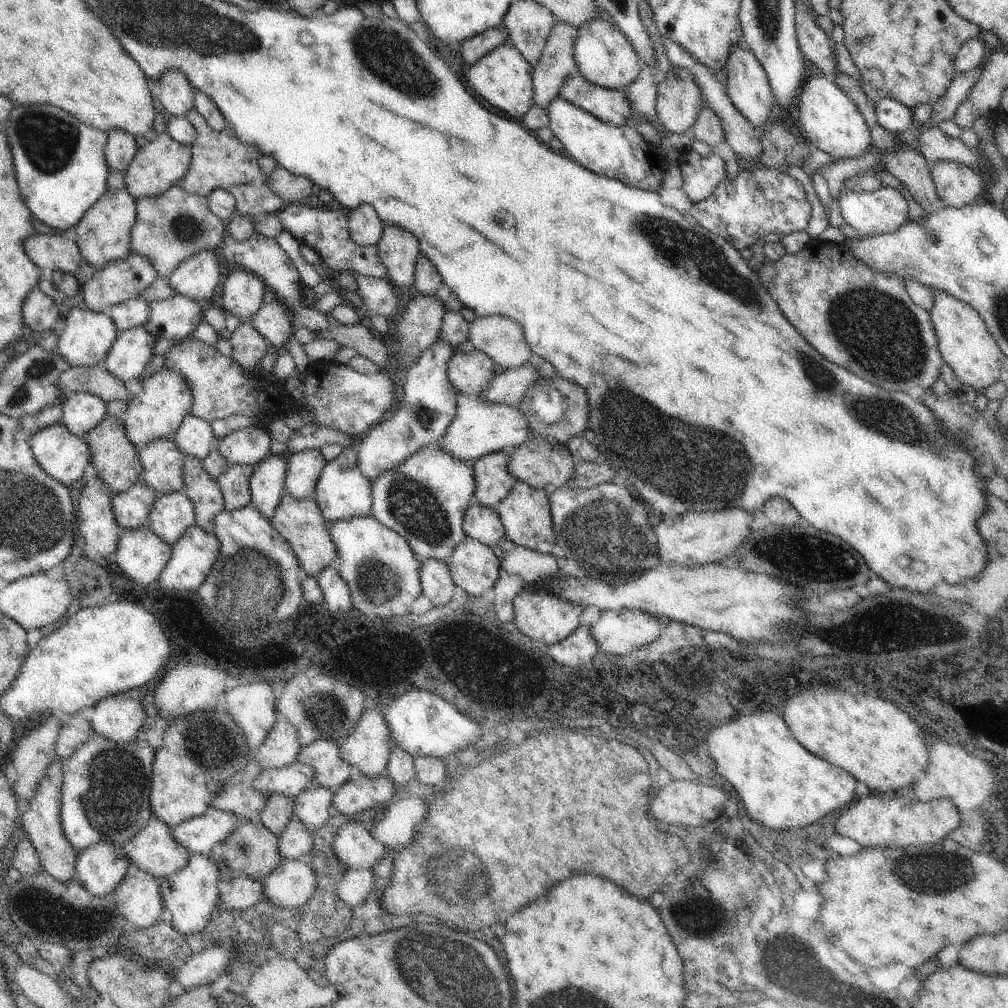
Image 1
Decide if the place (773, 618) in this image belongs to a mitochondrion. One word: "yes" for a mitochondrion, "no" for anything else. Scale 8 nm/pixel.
yes

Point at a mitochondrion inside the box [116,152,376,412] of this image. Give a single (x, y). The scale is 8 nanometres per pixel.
(187, 230)

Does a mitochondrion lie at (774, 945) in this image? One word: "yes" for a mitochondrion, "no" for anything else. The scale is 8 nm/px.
yes

